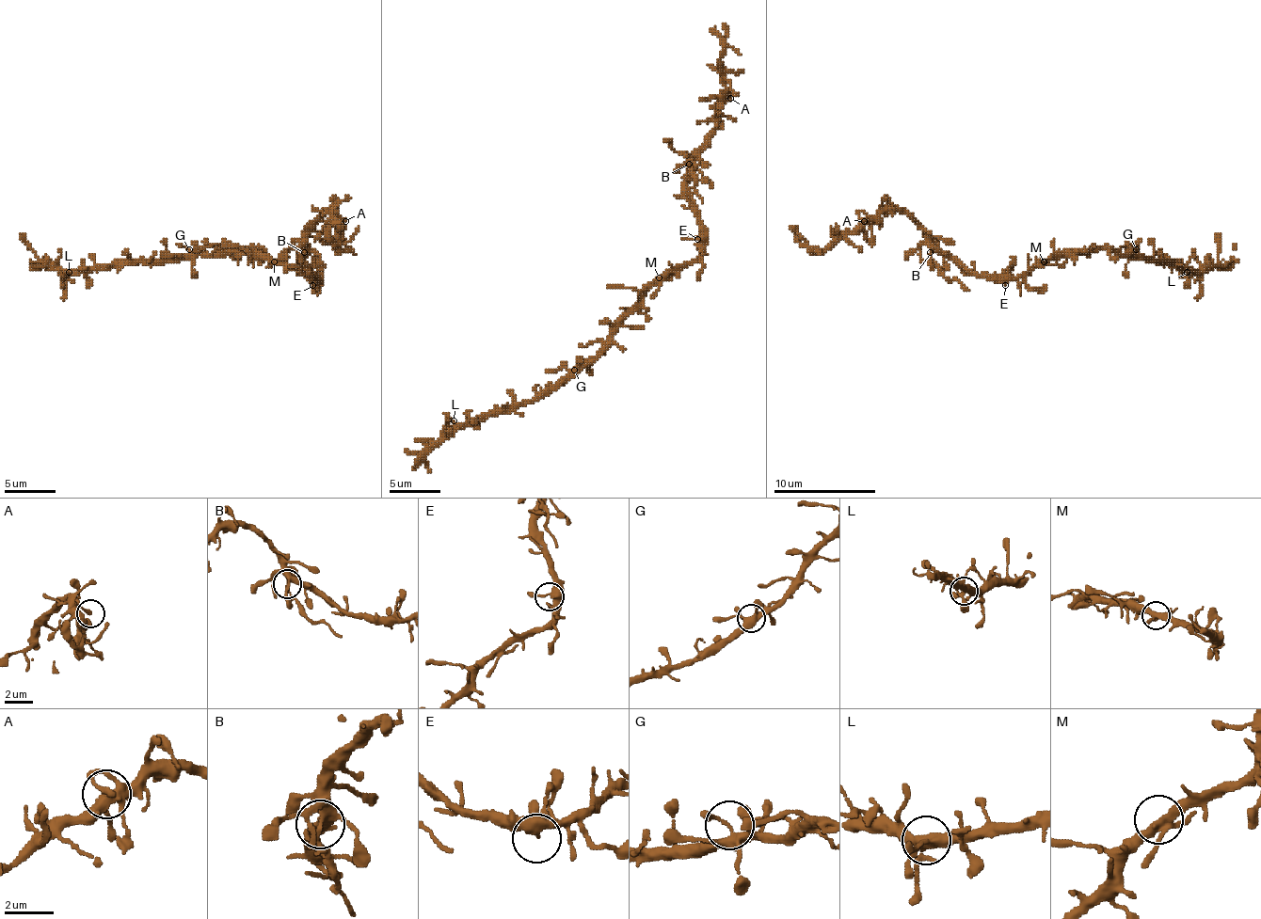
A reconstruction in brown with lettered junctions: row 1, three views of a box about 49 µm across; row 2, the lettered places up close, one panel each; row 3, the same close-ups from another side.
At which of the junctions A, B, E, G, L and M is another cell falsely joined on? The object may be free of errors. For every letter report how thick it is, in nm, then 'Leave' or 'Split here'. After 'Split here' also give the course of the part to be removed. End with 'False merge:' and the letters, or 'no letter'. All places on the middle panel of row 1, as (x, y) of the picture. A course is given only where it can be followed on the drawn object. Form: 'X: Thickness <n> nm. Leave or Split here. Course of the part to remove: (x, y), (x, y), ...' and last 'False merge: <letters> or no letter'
A: Thickness 300 nm. Leave
B: Thickness 320 nm. Split here. Course of the part to remove: (690, 165), (694, 193), (702, 203)
E: Thickness 240 nm. Leave
G: Thickness 320 nm. Leave
L: Thickness 320 nm. Leave
M: Thickness 320 nm. Leave
False merge: B

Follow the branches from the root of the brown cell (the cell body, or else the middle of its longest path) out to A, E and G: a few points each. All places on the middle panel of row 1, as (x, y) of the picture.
A: (662, 282), (699, 254), (702, 221), (687, 190), (687, 175), (692, 157), (710, 139), (715, 113), (730, 98)
E: (662, 282), (672, 272), (679, 272), (687, 267), (699, 254), (699, 239), (697, 239)
G: (662, 282), (656, 282), (641, 298), (641, 303), (620, 324), (607, 344), (592, 359), (574, 370)

